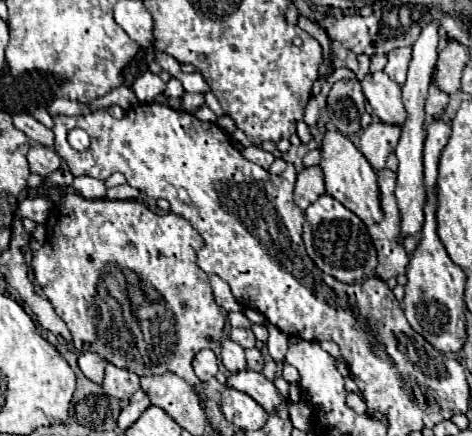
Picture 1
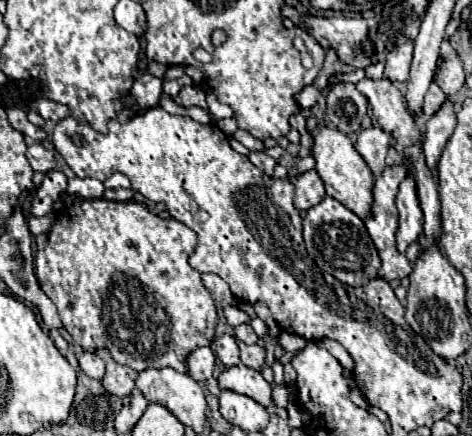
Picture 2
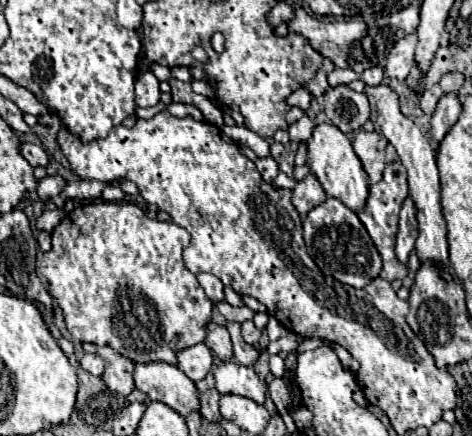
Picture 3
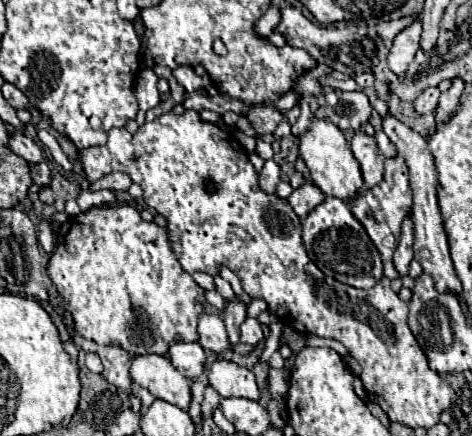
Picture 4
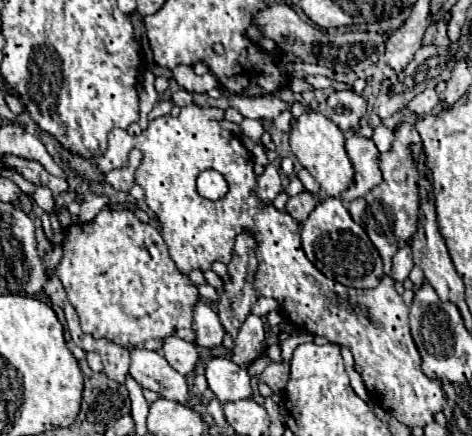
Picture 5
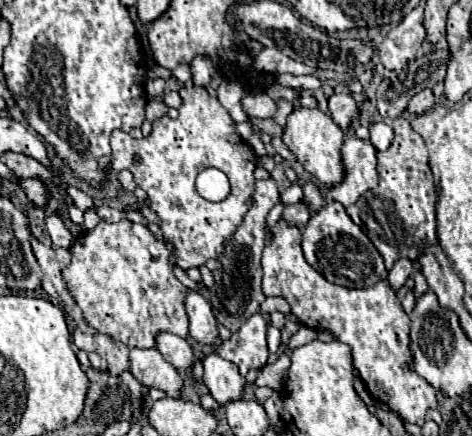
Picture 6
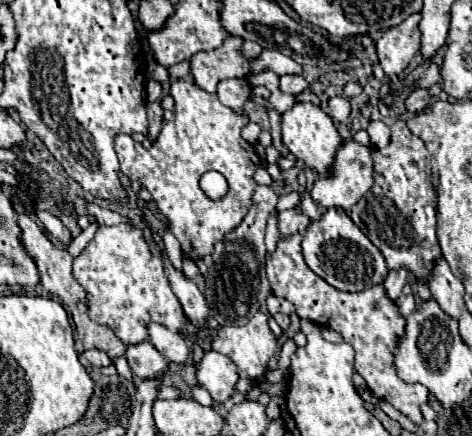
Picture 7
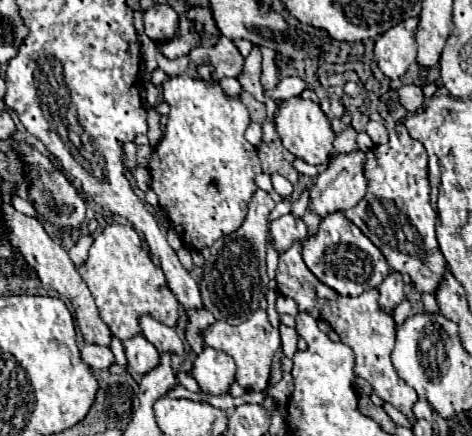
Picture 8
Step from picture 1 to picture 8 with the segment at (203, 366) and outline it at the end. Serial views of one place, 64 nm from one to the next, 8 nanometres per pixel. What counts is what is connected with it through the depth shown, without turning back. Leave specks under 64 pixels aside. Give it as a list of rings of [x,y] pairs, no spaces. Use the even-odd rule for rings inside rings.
[[[142,316],[140,318],[140,328],[144,332],[144,338],[148,342],[152,342],[160,352],[168,352],[168,354],[184,354],[184,342],[180,340],[180,336],[176,334],[174,328],[156,322],[150,316]]]

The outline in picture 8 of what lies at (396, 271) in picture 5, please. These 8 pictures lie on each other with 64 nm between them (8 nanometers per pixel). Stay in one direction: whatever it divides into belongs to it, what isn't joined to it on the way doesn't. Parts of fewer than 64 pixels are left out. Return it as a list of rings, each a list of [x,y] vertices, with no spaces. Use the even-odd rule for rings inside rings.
[[[390,272],[384,282],[380,284],[380,306],[386,310],[386,312],[392,312],[404,298],[404,282],[402,282],[402,274],[400,272]]]

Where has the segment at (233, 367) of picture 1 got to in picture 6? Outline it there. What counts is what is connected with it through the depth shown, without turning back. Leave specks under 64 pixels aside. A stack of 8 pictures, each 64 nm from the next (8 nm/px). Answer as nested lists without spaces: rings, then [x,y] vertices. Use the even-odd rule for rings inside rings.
[[[188,290],[186,312],[190,318],[190,336],[200,344],[214,344],[220,332],[218,332],[218,326],[216,326],[218,322],[212,314],[212,306],[208,304],[208,300],[196,290]]]

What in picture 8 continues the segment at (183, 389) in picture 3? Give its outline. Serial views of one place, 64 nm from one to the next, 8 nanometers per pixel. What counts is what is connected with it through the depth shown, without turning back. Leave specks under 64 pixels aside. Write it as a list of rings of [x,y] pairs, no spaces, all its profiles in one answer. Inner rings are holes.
[[[134,336],[126,340],[124,350],[126,350],[130,372],[136,372],[140,376],[144,376],[144,372],[152,372],[152,368],[160,364],[158,350],[144,336]]]

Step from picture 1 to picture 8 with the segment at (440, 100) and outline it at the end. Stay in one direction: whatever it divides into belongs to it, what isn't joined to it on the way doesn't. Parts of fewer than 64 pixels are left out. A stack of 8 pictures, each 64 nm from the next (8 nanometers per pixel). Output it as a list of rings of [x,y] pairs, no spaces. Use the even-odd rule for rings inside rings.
[[[402,86],[398,94],[400,94],[400,104],[408,112],[416,112],[424,104],[424,92],[420,86]]]

